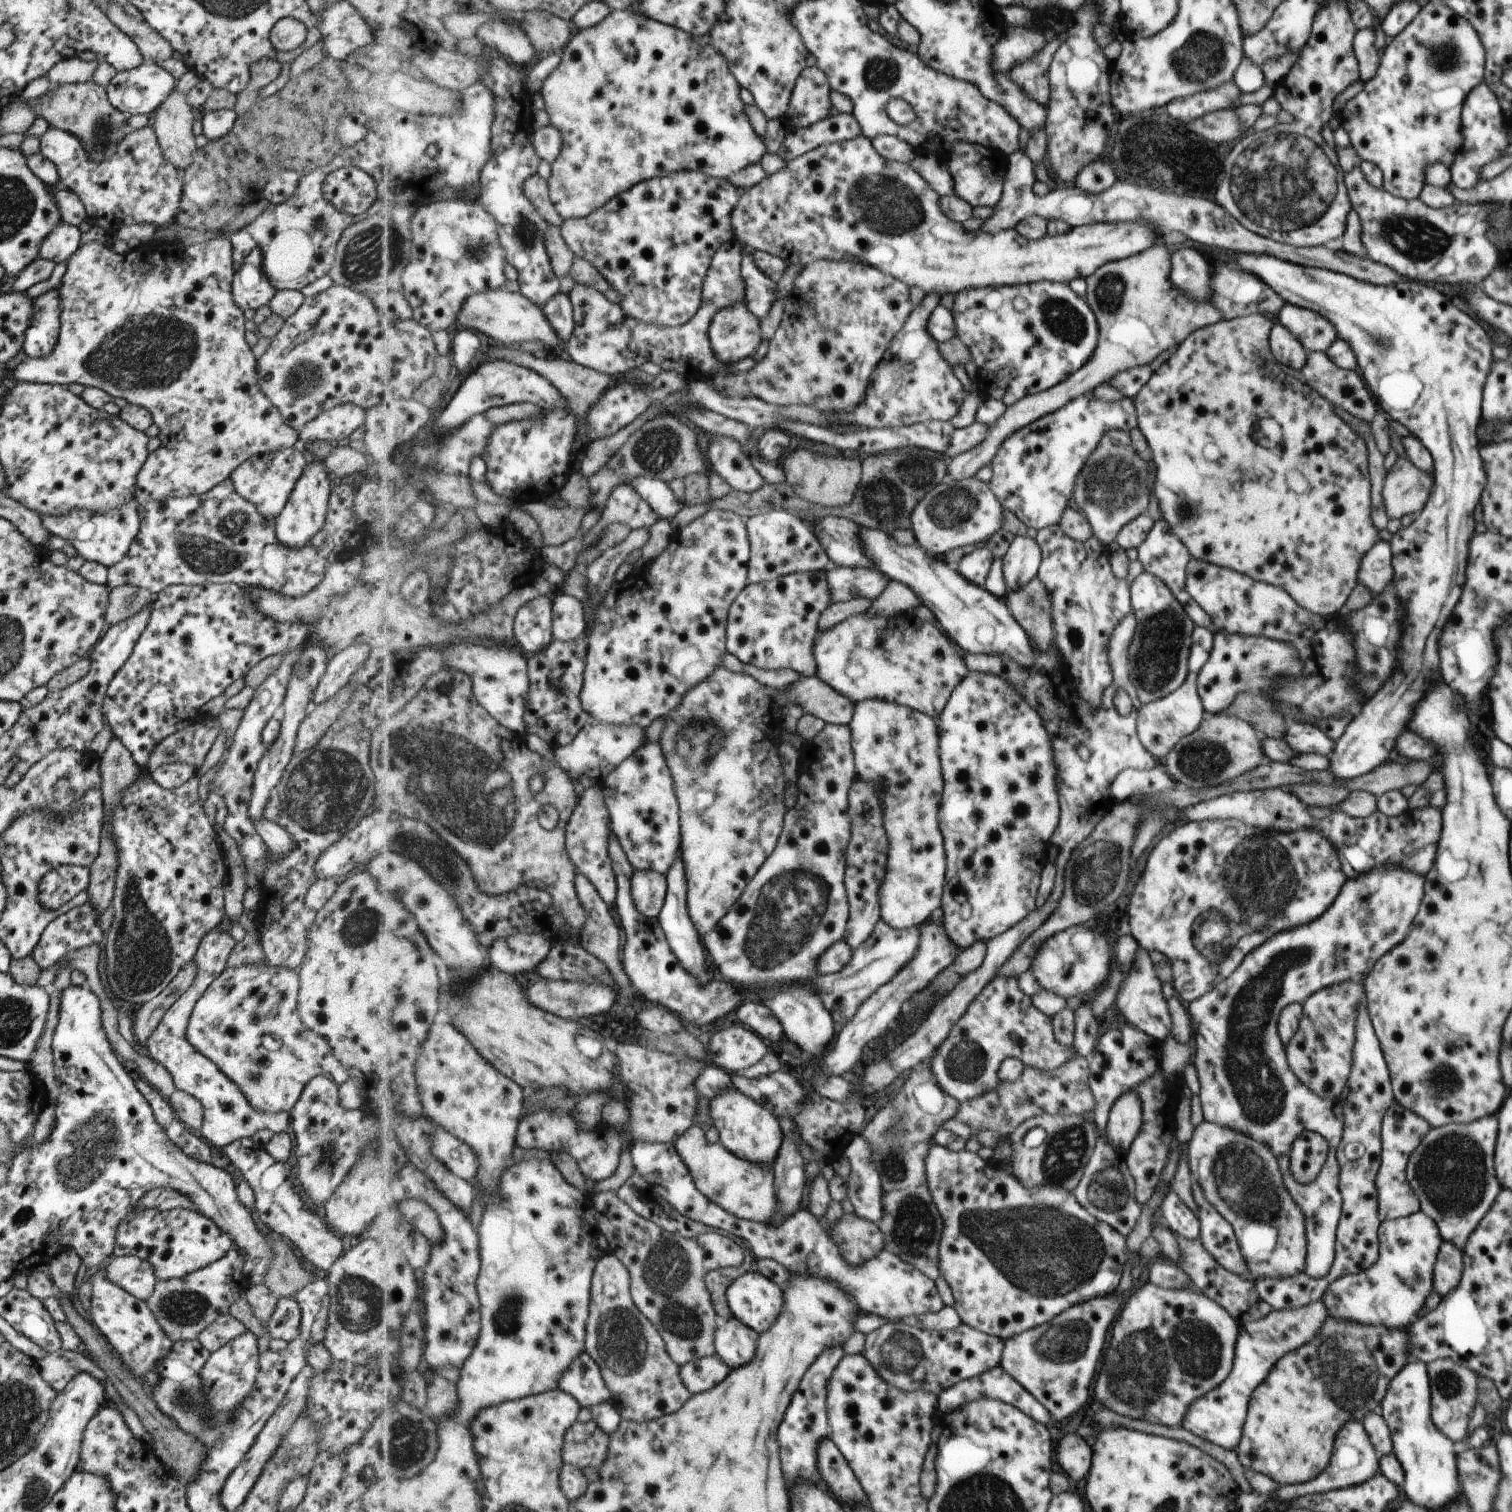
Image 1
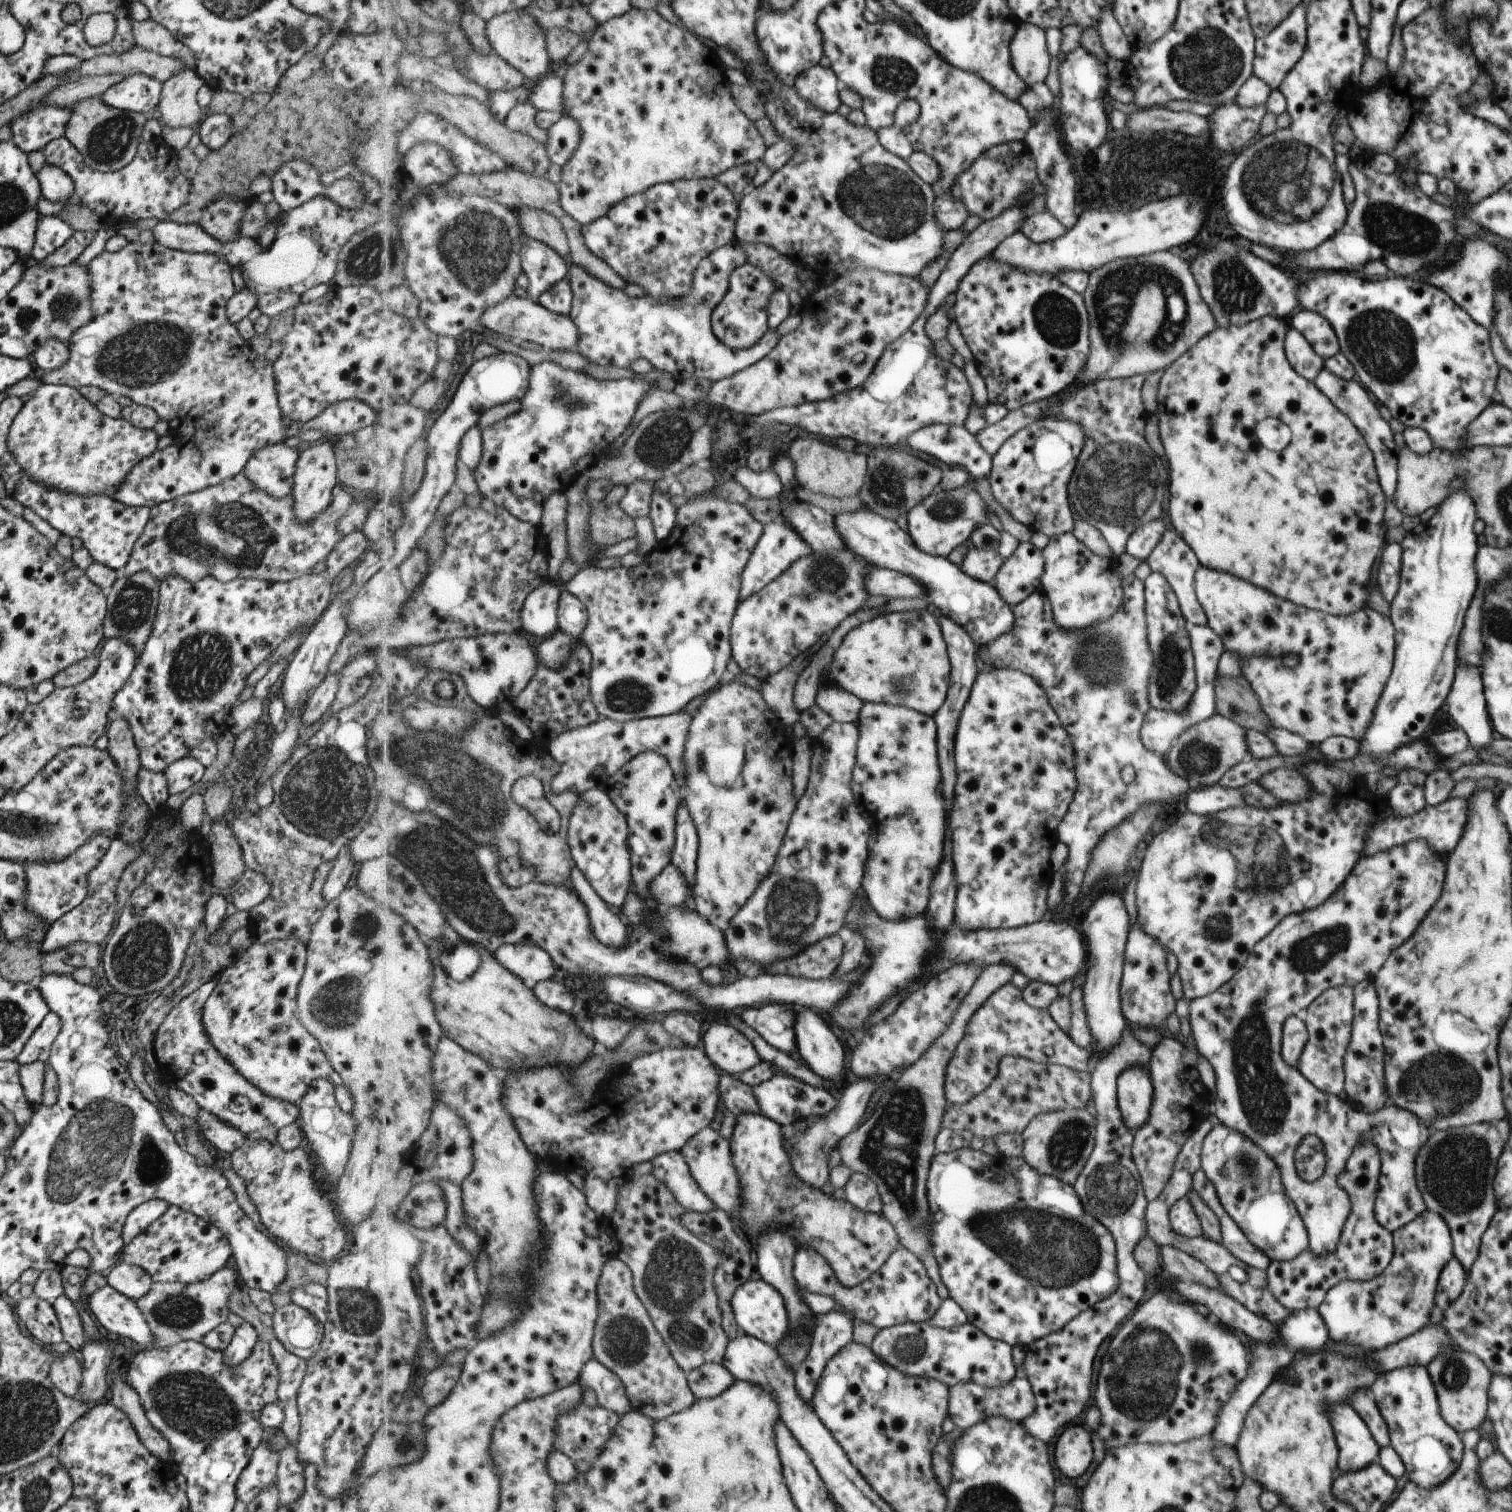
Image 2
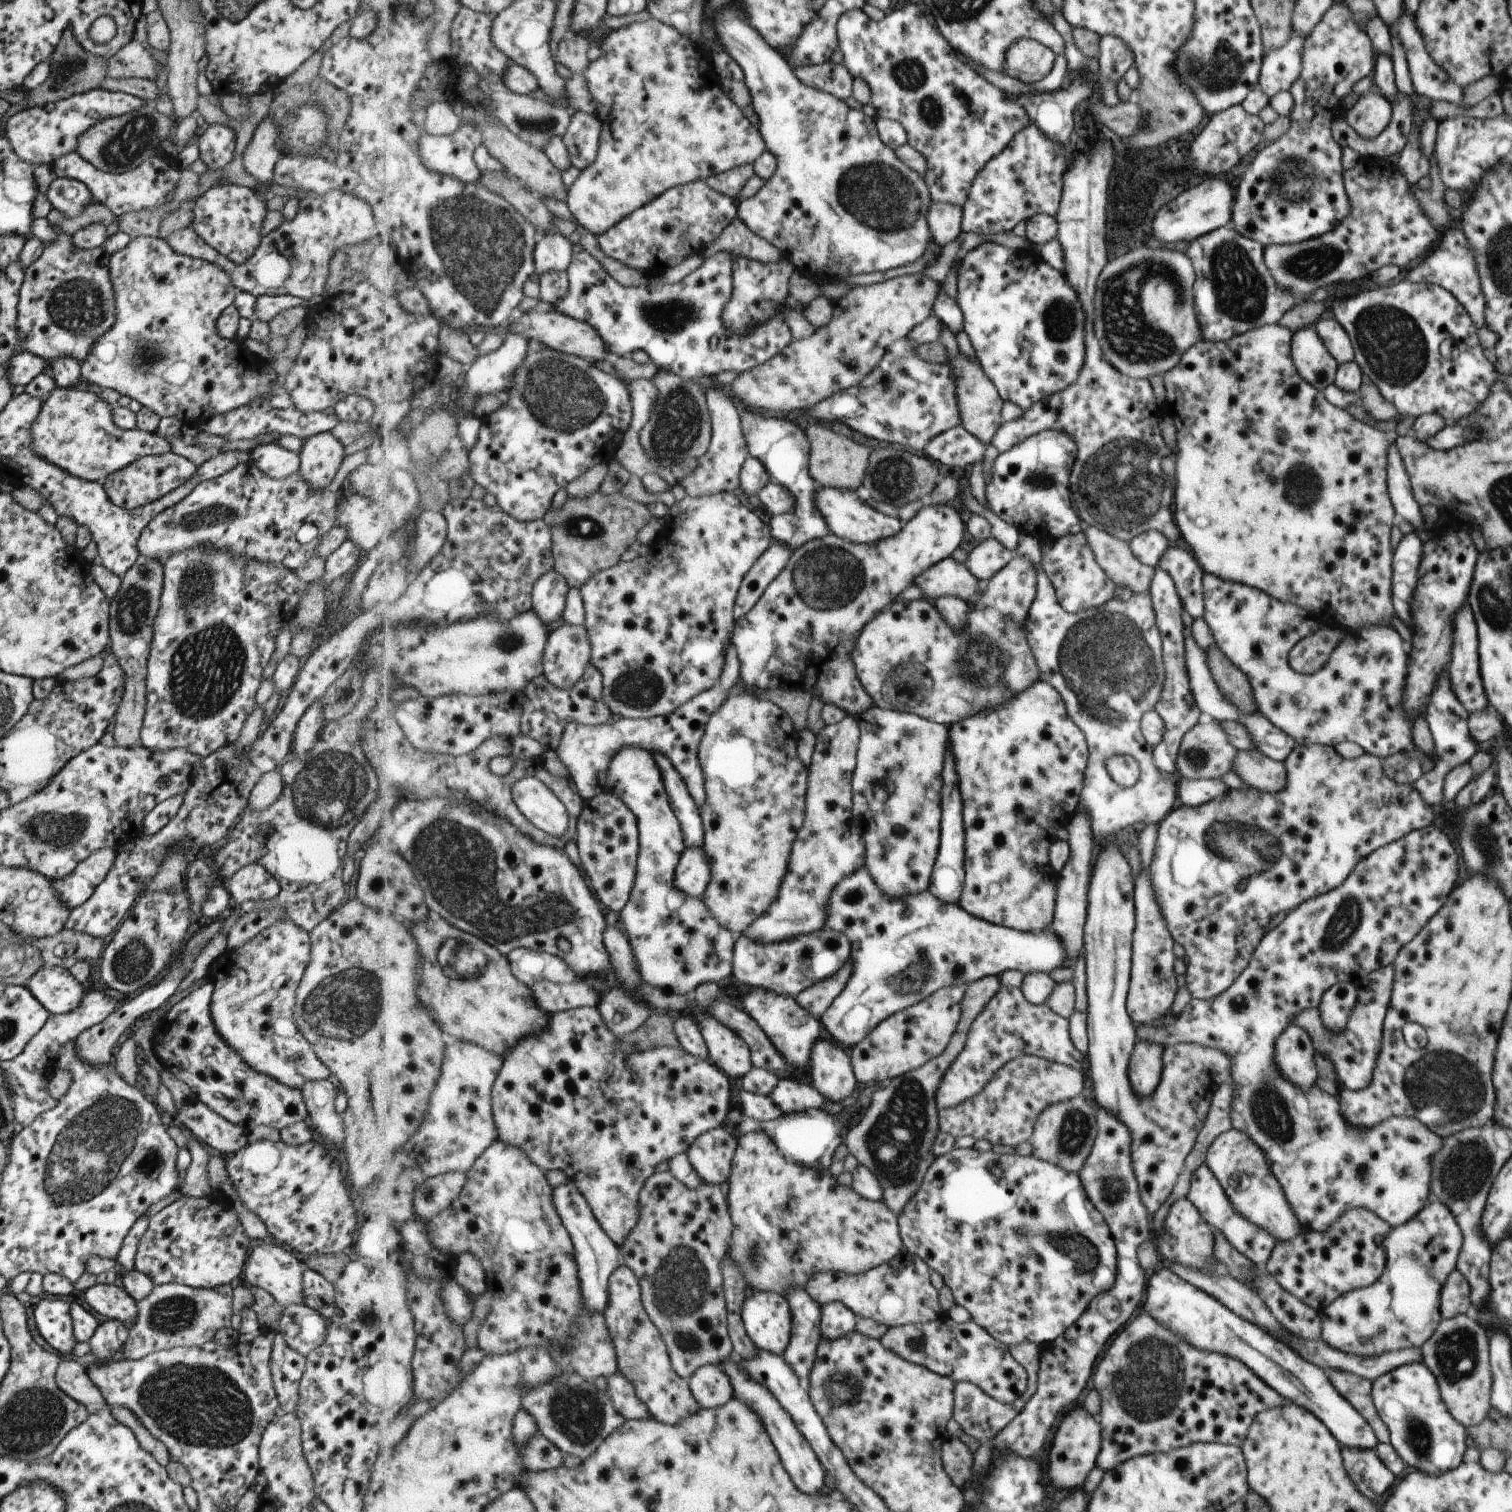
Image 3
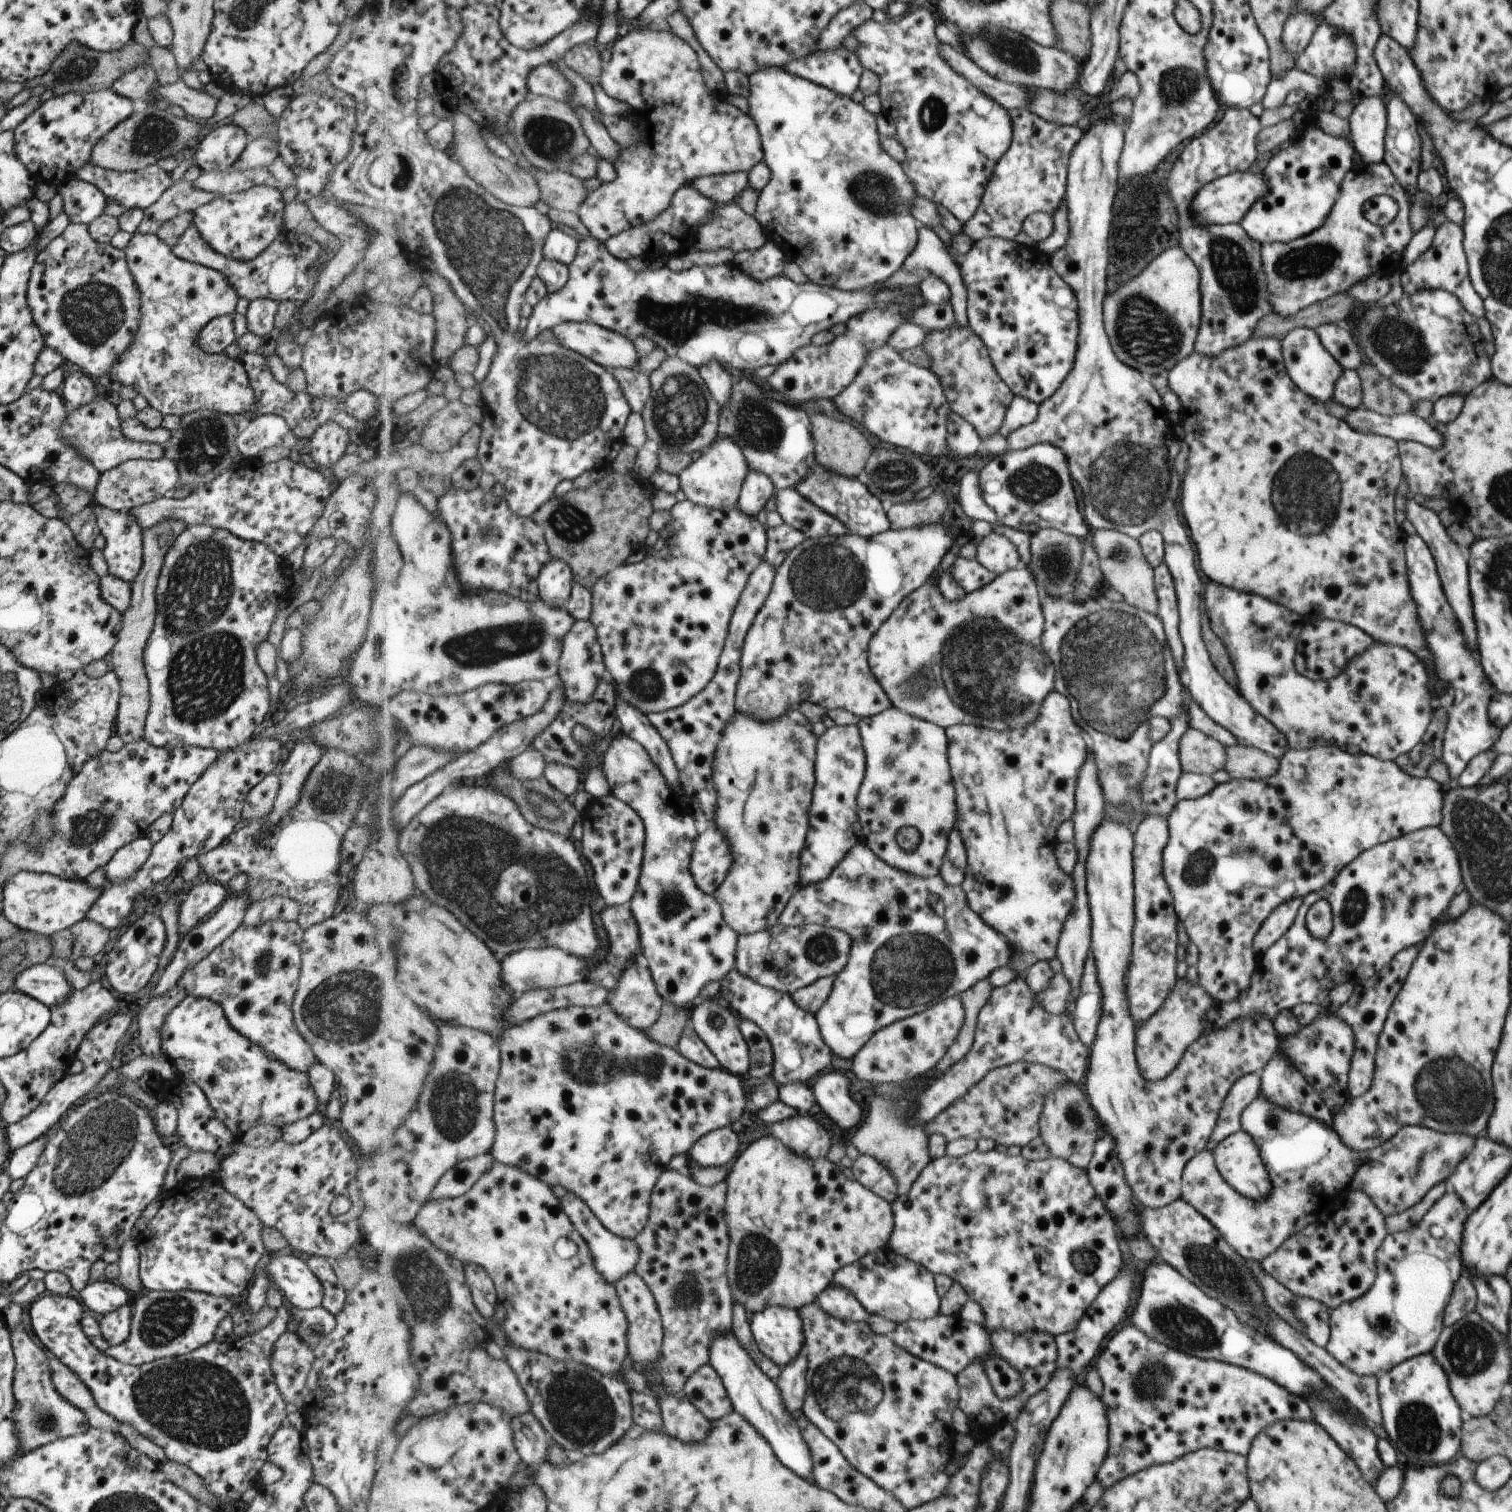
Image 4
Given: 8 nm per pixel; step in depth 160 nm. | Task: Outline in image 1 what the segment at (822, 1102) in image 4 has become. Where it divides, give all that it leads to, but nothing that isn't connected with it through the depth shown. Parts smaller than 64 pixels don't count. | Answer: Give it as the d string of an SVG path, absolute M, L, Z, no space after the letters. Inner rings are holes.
M829 723L801 751L797 779L800 788L799 804L789 810L784 820L781 846L777 845L763 868L752 878L744 896L732 906L719 926L712 930L703 944L717 965L722 978L745 990L753 989L780 1018L786 1038L810 1057L822 1058L827 1046L835 1038L835 1022L821 997L808 986L819 975L817 959L830 946L846 938L850 917L850 902L846 886L848 870L848 846L854 826L849 818L849 792L859 776L856 756L852 745L852 728L849 725Z

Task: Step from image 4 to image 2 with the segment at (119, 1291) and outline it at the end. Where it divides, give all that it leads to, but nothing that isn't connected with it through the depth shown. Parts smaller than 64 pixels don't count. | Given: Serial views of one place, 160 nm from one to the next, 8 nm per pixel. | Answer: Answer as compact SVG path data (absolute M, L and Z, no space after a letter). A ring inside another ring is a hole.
M103 1286L99 1290L95 1290L91 1296L87 1297L87 1306L95 1316L95 1320L103 1327L109 1334L128 1338L135 1342L137 1348L140 1350L149 1350L153 1348L153 1334L149 1330L149 1326L145 1323L136 1302L131 1298L126 1298L123 1294L113 1290L111 1286Z

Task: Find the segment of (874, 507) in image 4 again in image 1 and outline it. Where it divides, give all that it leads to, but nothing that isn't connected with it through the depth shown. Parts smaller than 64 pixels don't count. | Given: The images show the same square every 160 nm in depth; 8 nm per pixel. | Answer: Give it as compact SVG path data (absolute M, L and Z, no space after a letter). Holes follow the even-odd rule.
M859 526L864 549L876 568L893 581L910 586L922 604L933 612L941 629L963 652L1008 654L1024 667L1034 665L1033 640L1012 613L1005 597L998 597L971 582L958 569L951 570L943 559L934 557L919 544L904 545L887 531Z

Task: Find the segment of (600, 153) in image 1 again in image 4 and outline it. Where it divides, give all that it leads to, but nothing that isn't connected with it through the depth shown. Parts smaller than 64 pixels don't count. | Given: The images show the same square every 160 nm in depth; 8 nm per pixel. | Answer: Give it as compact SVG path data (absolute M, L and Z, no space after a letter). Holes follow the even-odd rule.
M631 27L609 48L612 56L604 67L600 84L611 96L630 104L625 117L638 126L644 140L635 149L622 148L622 158L615 164L617 180L590 190L579 209L591 236L604 243L616 234L655 221L672 205L678 189L692 184L696 178L739 171L748 173L764 161L764 143L756 120L749 112L727 104L718 94L711 94L703 82L700 55L685 39L671 31Z

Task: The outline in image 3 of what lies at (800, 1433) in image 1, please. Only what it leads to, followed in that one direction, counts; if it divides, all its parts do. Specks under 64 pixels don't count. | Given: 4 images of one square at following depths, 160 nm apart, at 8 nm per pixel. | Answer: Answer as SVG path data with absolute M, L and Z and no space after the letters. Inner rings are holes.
M844 1302L822 1305L822 1336L835 1340L852 1333L859 1317Z

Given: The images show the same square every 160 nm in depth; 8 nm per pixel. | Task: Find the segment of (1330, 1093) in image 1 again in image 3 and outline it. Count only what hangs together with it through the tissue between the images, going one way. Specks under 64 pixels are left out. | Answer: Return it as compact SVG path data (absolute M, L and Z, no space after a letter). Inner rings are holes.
M1337 983L1327 990L1317 1007L1326 1027L1333 1032L1342 1029L1356 1001L1356 987L1352 983Z

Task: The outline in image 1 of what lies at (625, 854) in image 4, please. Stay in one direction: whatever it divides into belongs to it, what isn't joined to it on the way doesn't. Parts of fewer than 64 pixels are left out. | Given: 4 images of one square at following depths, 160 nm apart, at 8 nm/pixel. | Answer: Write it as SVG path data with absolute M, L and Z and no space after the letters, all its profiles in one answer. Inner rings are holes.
M603 788L581 789L580 800L568 822L566 845L568 846L569 856L576 863L579 872L591 880L607 904L613 904L613 902L617 903L618 900L619 884L610 853L610 843L615 830L612 812L609 810L606 800Z

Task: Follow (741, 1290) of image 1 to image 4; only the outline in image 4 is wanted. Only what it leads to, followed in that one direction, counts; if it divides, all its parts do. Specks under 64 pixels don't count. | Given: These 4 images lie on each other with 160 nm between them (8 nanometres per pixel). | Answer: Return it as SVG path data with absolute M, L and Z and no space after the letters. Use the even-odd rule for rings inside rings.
M770 1306L752 1316L752 1329L760 1349L782 1369L803 1352L804 1319L797 1309Z

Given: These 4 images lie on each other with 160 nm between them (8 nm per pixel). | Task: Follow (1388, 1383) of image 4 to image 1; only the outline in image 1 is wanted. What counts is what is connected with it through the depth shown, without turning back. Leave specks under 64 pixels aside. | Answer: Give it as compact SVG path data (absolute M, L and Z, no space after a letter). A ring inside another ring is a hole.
M1409 1360L1405 1364L1405 1370L1389 1381L1389 1394L1385 1395L1385 1402L1379 1405L1378 1413L1386 1422L1392 1440L1392 1453L1399 1461L1404 1474L1401 1484L1402 1494L1405 1498L1413 1501L1417 1506L1435 1510L1446 1507L1457 1497L1461 1497L1459 1474L1457 1474L1457 1454L1453 1451L1453 1441L1434 1425L1430 1415L1430 1392L1429 1379L1427 1376L1426 1363Z

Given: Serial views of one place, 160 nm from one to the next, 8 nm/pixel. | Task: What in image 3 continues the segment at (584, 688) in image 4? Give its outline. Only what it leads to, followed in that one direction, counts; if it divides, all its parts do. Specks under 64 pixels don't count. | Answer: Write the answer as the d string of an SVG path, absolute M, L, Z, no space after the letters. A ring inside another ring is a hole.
M562 621L555 626L544 656L544 675L562 689L575 689L592 662L588 628Z

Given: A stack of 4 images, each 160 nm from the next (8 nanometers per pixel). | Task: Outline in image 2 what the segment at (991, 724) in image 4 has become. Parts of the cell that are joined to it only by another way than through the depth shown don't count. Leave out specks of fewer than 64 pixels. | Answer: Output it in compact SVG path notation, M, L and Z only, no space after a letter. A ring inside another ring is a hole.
M1029 541L1022 543L1015 554L1004 562L993 586L1005 602L1015 608L1042 589L1044 573L1044 550L1039 550ZM932 607L911 610L907 613L893 612L881 615L857 626L843 638L827 670L830 680L836 683L837 687L855 694L863 702L903 704L903 707L917 710L933 718L941 706L945 705L952 682L952 662L949 658L948 644L940 626L939 615ZM907 670L911 670L913 674L913 690L897 692L895 676L907 676Z

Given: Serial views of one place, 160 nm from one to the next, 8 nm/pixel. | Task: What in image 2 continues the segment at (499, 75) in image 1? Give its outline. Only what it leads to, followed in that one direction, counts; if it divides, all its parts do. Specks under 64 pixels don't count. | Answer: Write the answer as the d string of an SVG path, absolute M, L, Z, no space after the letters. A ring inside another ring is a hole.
M522 235L522 264L529 280L527 296L539 300L540 296L558 282L569 277L565 259L548 244Z

